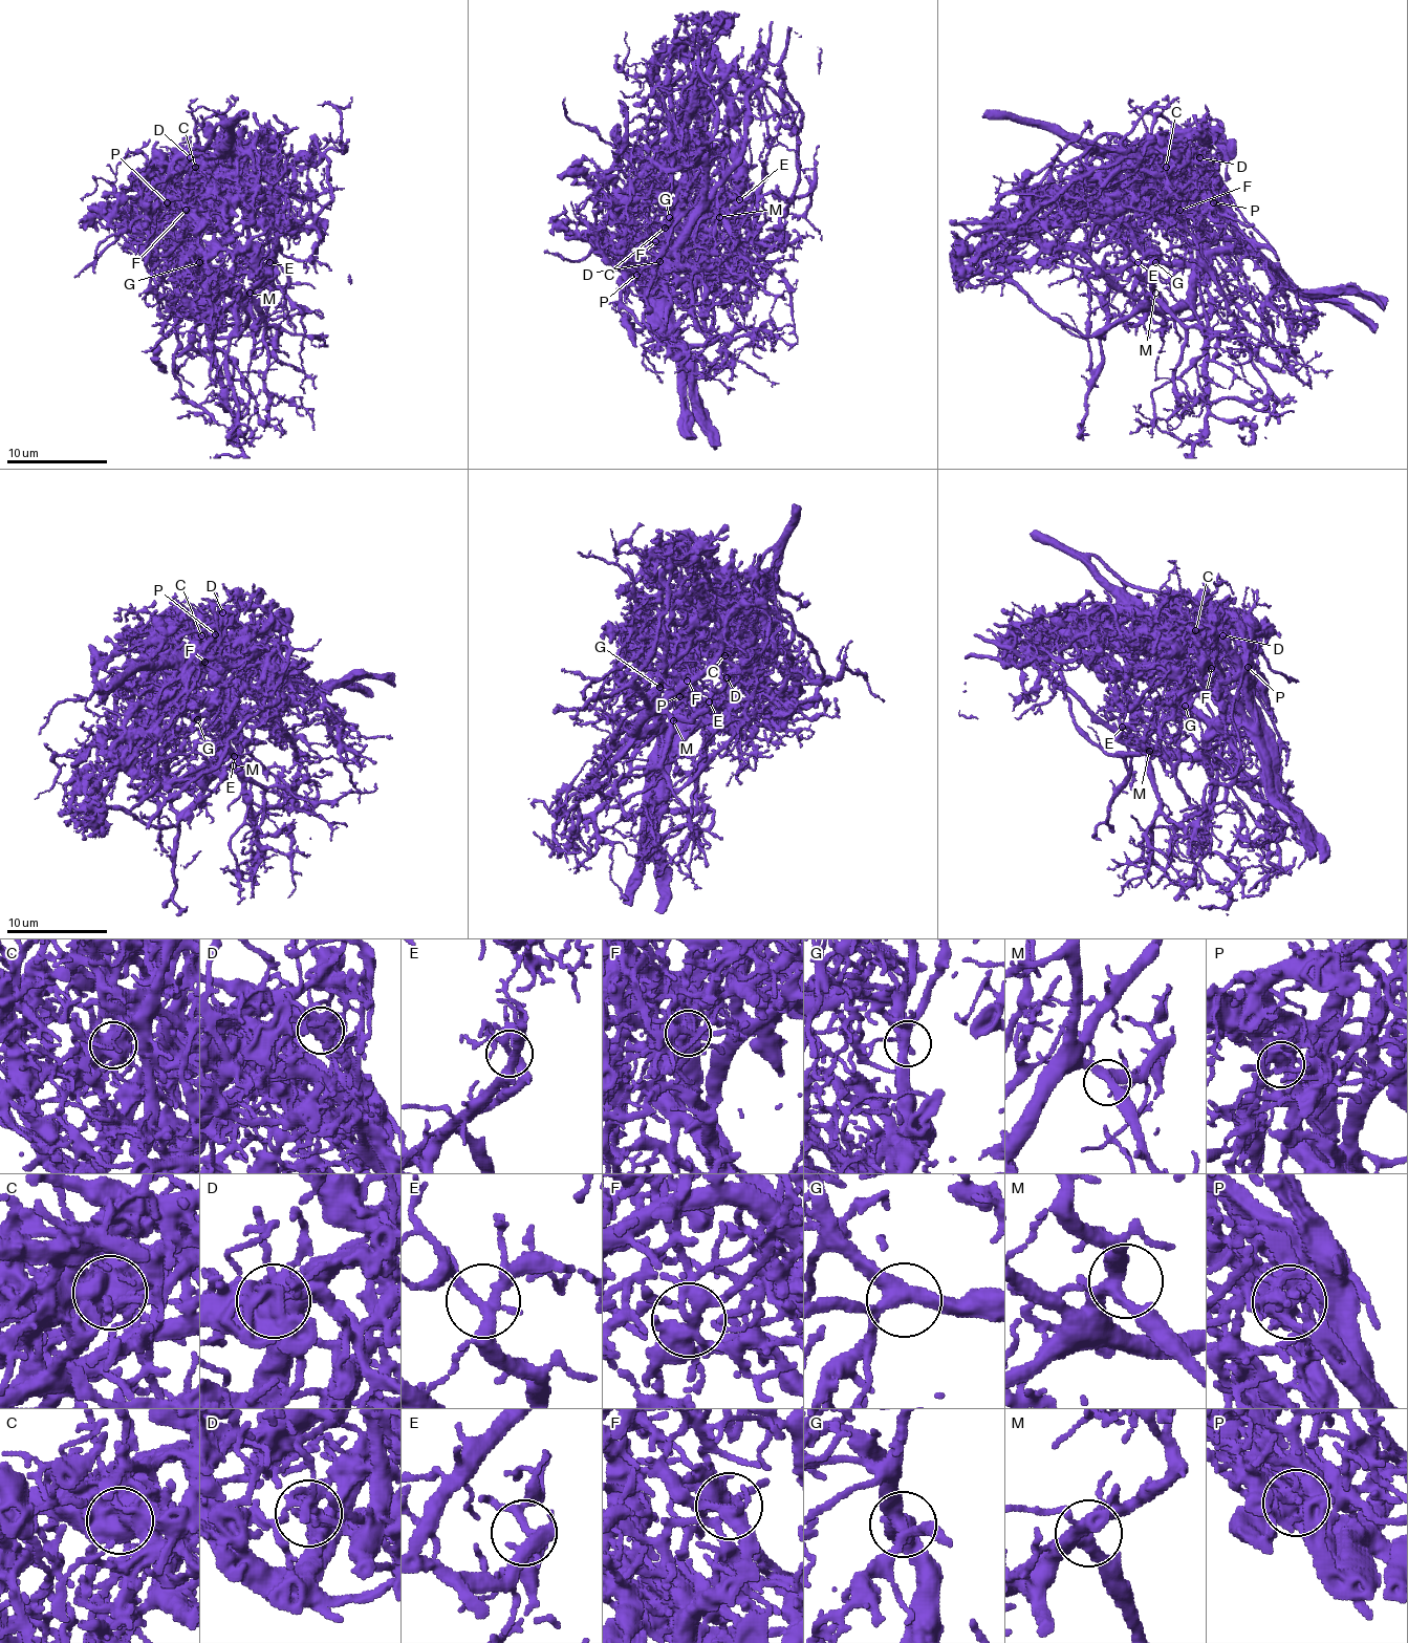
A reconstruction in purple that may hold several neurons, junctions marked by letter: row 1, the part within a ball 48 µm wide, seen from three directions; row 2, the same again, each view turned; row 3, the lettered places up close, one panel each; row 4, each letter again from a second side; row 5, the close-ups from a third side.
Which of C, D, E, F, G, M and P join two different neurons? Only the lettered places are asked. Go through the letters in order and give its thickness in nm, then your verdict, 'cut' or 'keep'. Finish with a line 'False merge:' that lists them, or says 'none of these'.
C: 750 nm | cut
D: 550 nm | cut
E: 280 nm | keep
F: 440 nm | cut
G: 380 nm | keep
M: 360 nm | keep
P: 440 nm | cut
False merge: C, D, F, P

